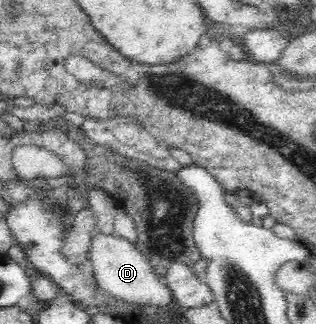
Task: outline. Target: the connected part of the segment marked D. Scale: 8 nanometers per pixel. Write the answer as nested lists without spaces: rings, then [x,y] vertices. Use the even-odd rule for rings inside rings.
[[[97,233],[91,239],[90,261],[97,287],[116,299],[132,305],[166,307],[174,303],[170,288],[162,284],[146,256],[129,239],[114,234]]]

